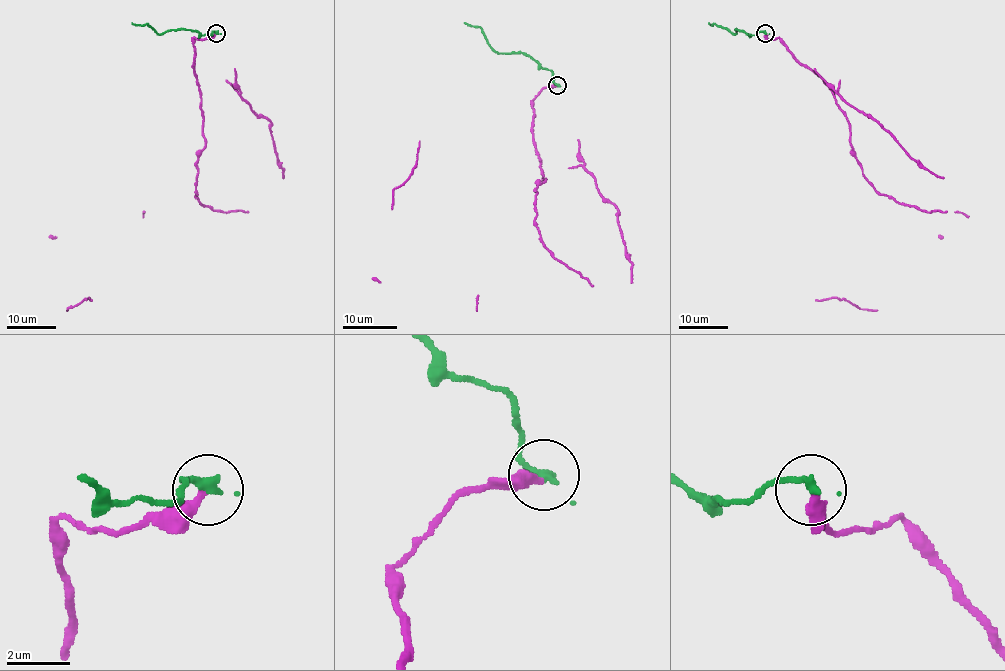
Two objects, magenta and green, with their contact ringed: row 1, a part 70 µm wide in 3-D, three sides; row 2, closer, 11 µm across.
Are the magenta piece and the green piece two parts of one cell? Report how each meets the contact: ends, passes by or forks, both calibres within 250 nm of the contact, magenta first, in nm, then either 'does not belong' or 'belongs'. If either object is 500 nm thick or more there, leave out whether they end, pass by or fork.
magenta ends | green ends | 320/320 nm | does not belong

